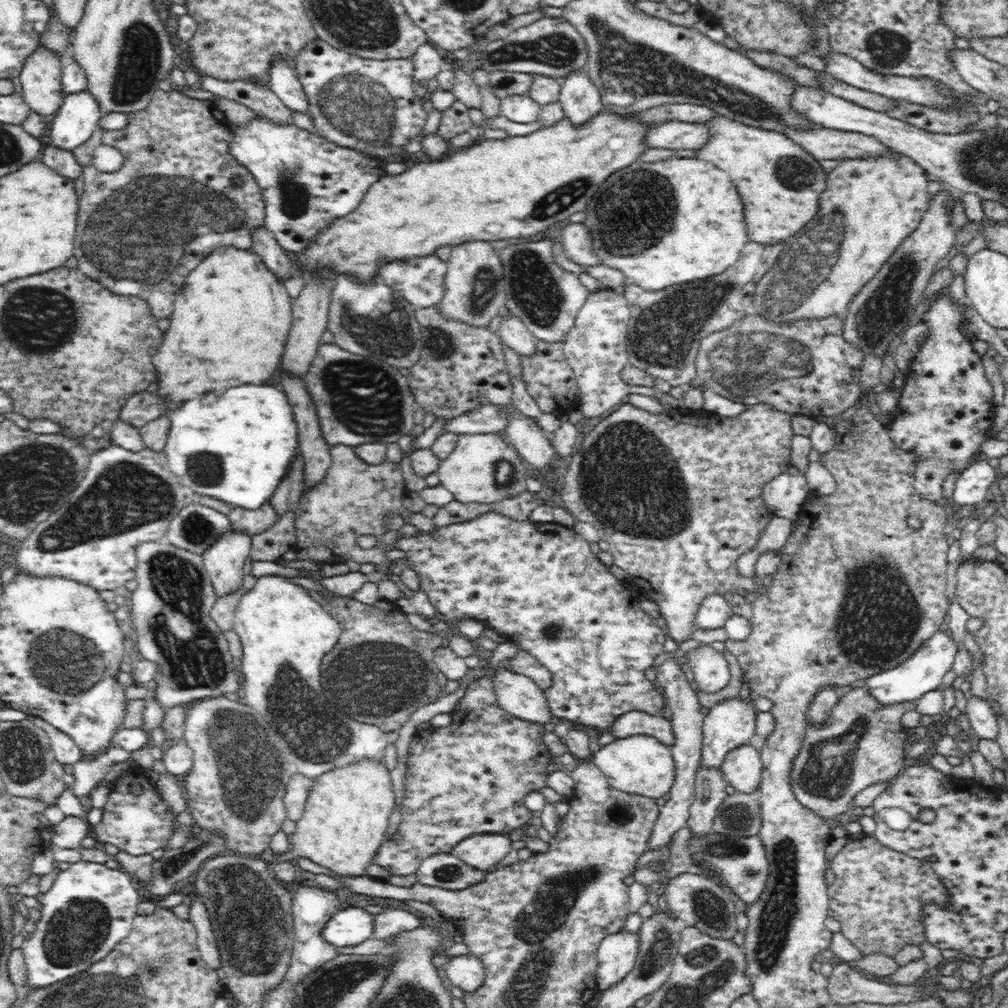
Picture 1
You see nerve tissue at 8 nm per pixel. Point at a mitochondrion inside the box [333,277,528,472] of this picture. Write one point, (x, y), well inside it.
(380, 327)

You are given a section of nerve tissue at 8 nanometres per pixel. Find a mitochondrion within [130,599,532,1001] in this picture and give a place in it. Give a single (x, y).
(252, 923)

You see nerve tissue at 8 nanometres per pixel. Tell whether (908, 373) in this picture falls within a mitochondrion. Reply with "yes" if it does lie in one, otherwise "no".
no

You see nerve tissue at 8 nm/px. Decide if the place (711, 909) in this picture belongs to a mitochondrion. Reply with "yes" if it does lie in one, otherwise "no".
yes

